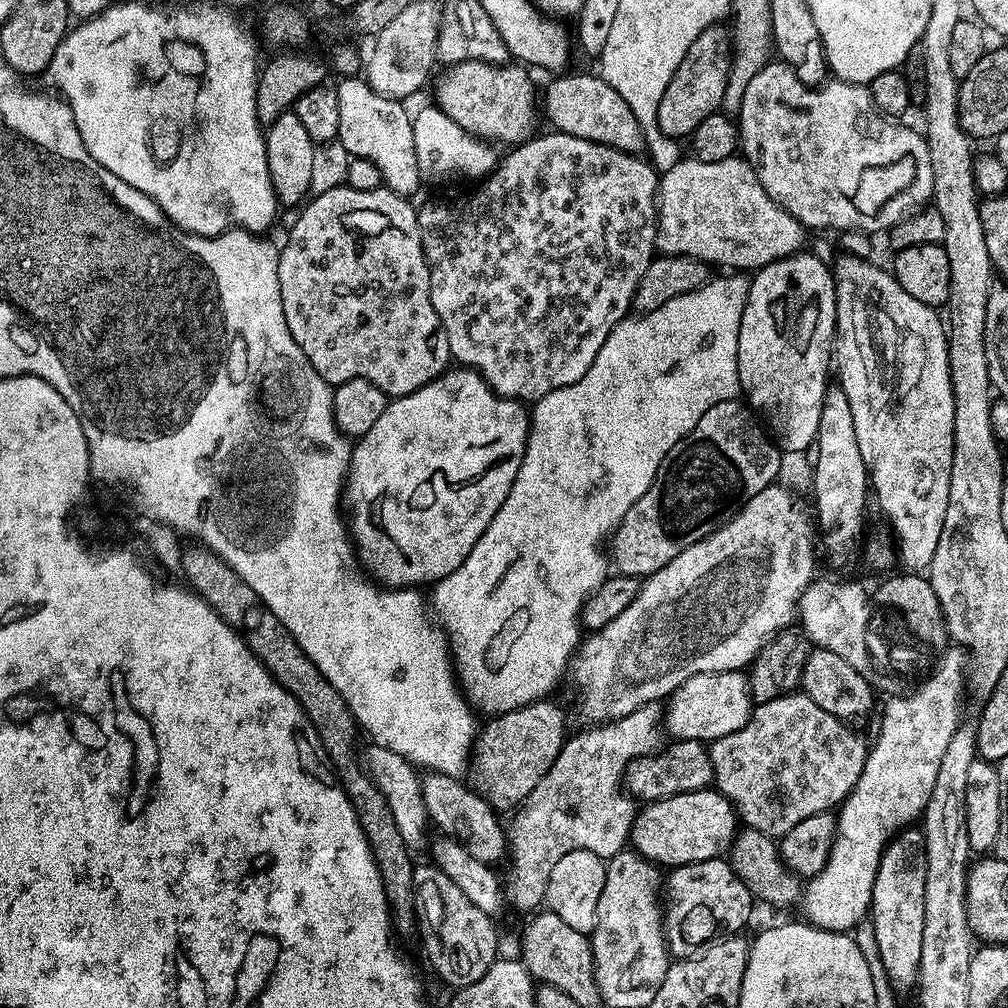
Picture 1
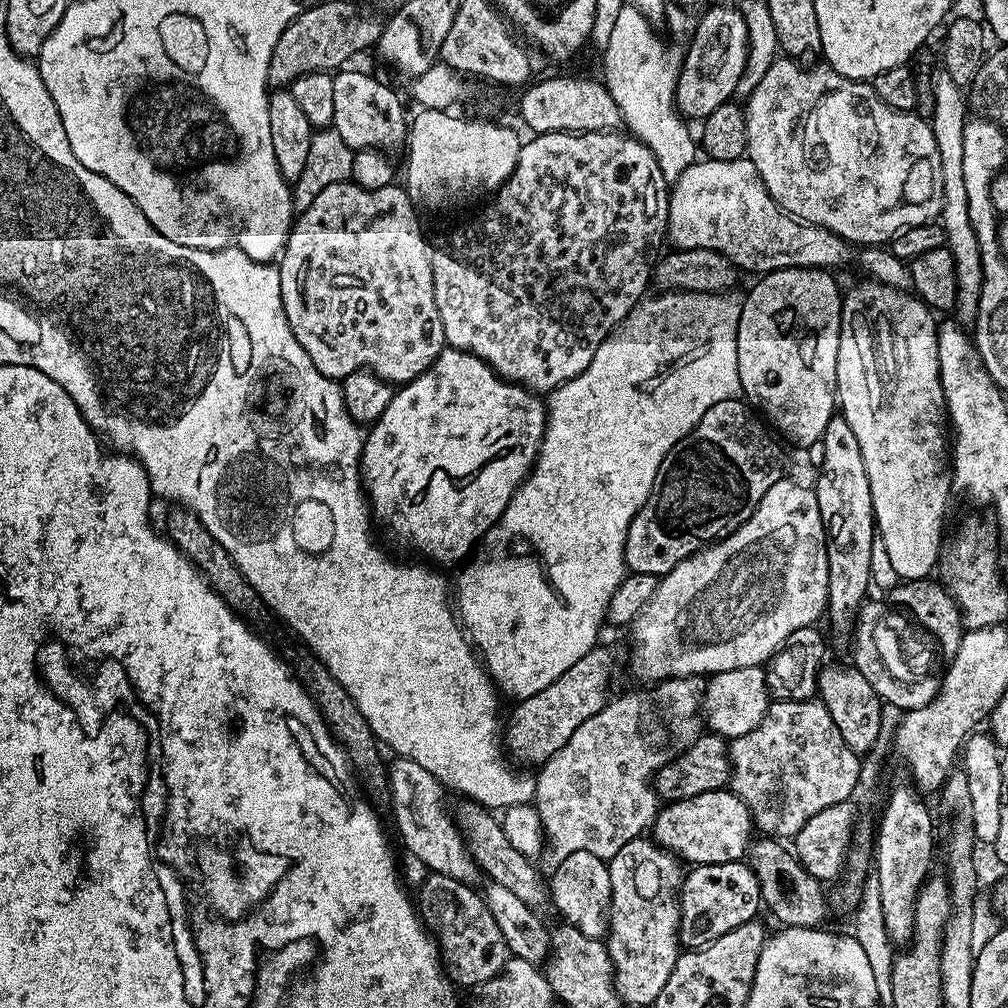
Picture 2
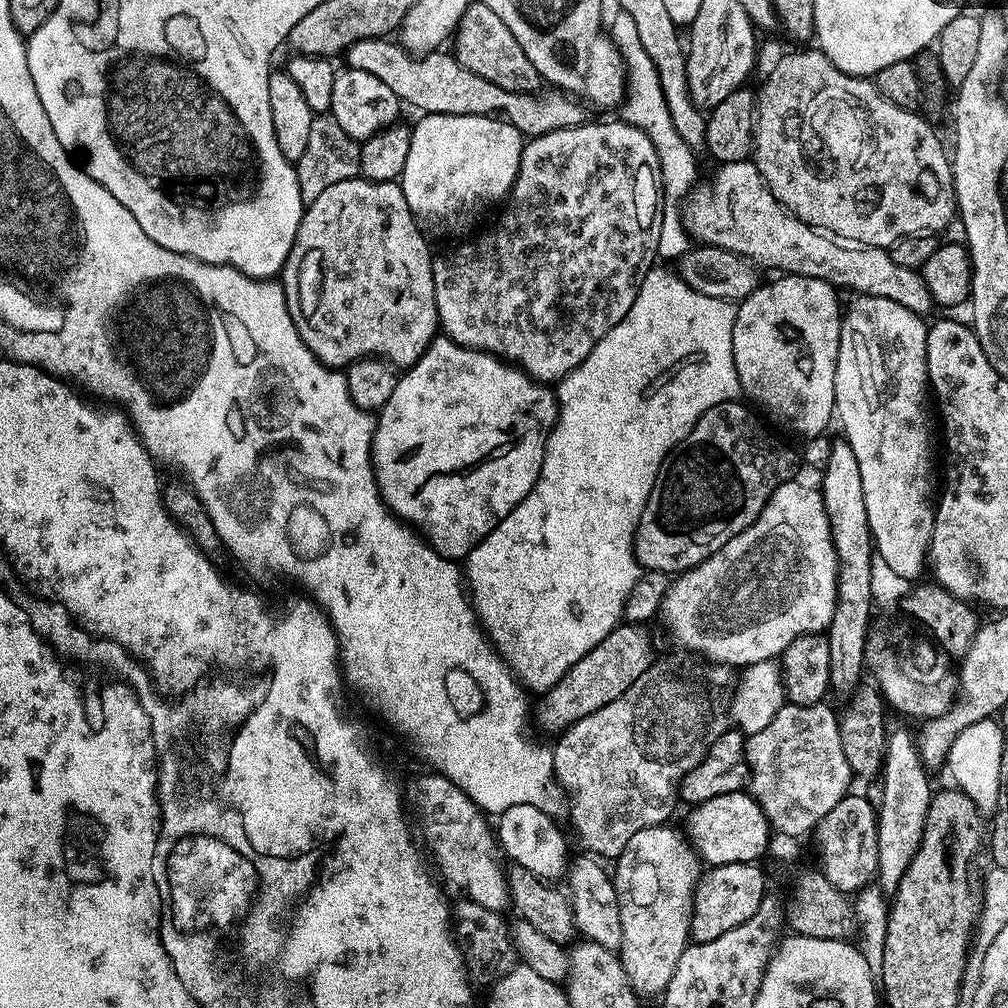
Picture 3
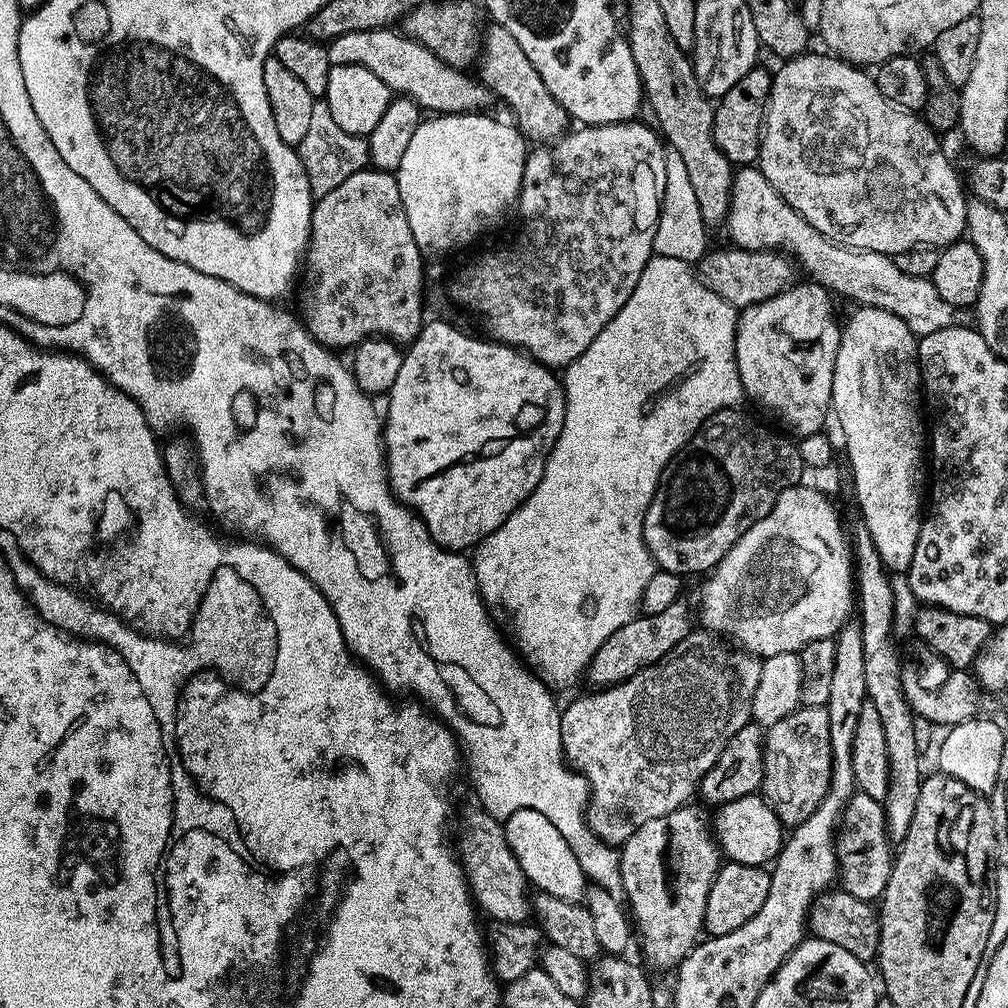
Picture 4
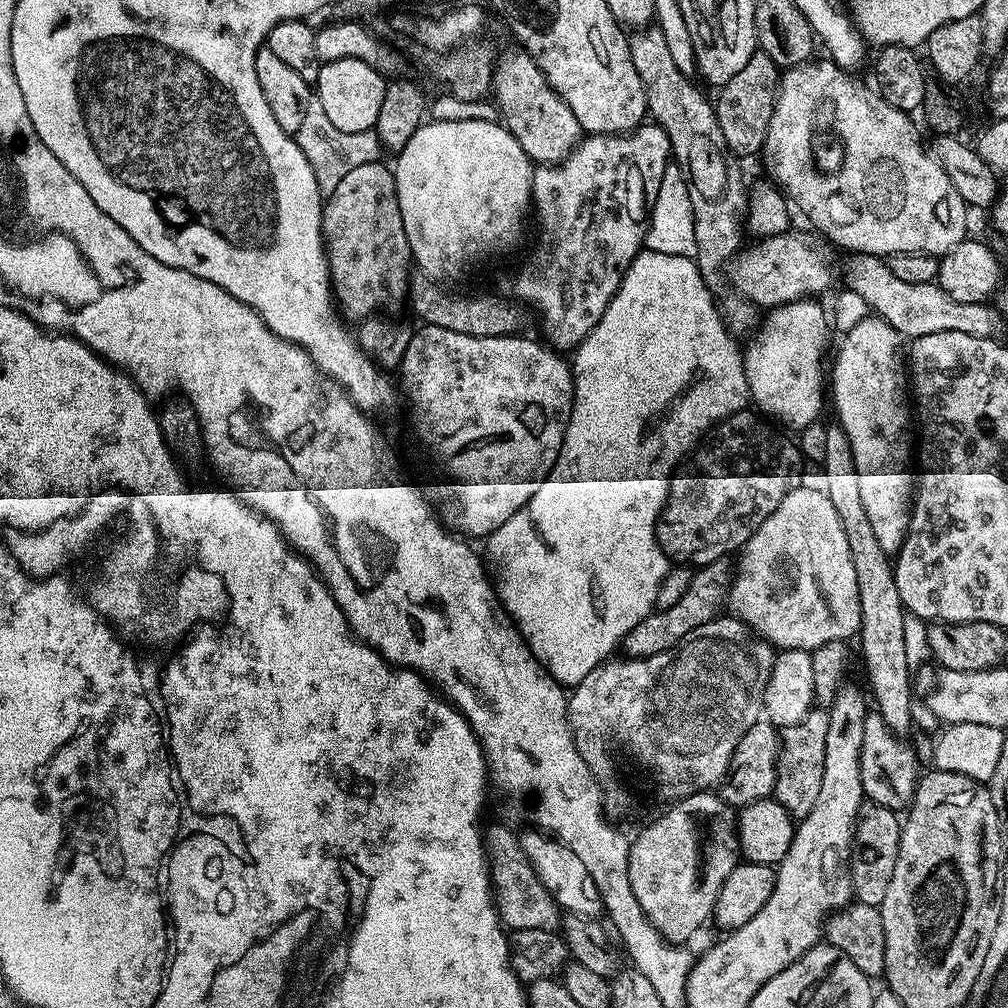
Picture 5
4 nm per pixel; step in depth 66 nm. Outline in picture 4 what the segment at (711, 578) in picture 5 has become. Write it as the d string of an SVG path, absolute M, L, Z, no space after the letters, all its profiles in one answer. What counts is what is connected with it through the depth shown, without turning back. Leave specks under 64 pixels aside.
M679 598L658 614L638 614L609 636L588 664L586 678L593 683L592 686L601 688L620 684L626 678L646 670L646 666L656 664L663 656L670 654L670 650L674 650L674 646L686 639L694 628L694 612L693 609L692 612L688 609L685 600Z

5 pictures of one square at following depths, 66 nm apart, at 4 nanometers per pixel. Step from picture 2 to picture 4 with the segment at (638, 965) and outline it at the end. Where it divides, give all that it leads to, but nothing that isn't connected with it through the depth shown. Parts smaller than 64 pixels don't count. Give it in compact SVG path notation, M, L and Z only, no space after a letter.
M689 802L670 814L662 814L662 818L650 818L650 822L638 826L619 849L626 908L634 921L635 931L640 931L640 948L656 968L673 969L696 947L704 932L706 898L722 863L722 853L714 839L709 817L708 820L704 817L703 807L695 808L694 805Z

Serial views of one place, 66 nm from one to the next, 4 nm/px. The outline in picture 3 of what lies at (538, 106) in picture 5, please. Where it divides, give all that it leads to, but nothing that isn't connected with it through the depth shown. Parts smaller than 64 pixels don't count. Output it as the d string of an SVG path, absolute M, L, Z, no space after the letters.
M473 2L462 14L460 24L454 33L454 44L456 49L454 55L456 60L466 66L466 70L474 70L474 74L482 74L486 82L494 82L494 86L502 86L502 90L507 92L536 92L541 87L542 81L538 70L526 58L526 50L518 46L518 38L510 34L510 29L506 27L506 22L490 10L482 2Z

